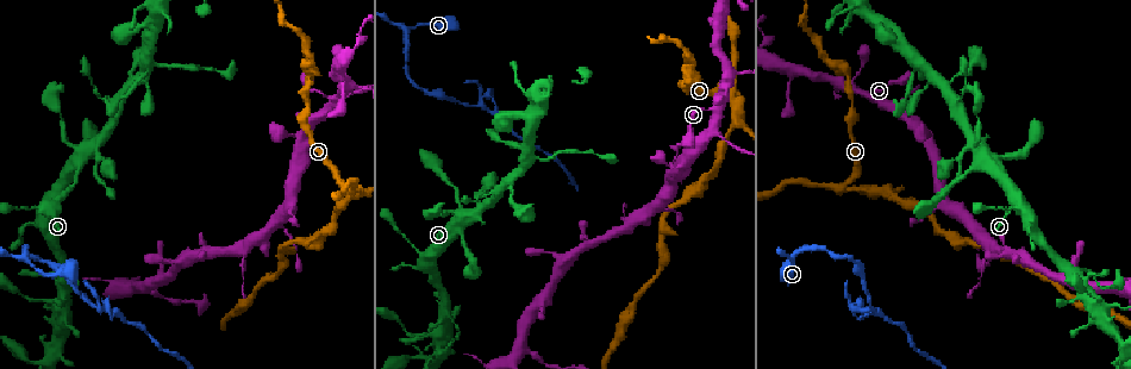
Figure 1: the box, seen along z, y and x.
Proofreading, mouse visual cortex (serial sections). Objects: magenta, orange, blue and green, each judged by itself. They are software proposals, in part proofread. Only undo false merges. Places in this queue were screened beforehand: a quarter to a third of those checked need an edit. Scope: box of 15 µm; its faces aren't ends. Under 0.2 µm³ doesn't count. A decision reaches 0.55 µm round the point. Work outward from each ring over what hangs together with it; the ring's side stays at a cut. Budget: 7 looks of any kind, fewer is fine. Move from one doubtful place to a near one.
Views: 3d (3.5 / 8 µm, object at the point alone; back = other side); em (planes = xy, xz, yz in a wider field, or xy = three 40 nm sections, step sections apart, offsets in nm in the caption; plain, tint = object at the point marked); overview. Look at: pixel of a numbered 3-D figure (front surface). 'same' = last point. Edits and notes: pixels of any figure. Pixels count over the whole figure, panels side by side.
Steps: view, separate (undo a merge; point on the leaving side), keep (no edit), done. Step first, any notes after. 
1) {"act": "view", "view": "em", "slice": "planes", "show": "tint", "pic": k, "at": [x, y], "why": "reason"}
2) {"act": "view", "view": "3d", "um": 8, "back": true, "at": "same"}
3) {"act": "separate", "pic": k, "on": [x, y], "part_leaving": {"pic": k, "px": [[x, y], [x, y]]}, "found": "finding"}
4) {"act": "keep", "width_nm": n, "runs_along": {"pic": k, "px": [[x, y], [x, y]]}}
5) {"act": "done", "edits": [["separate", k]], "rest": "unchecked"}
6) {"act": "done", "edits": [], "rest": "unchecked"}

{"act": "view", "view": "3d", "um": 3.5, "back": true, "pic": 1, "at": [841, 189], "why": "branch point"}

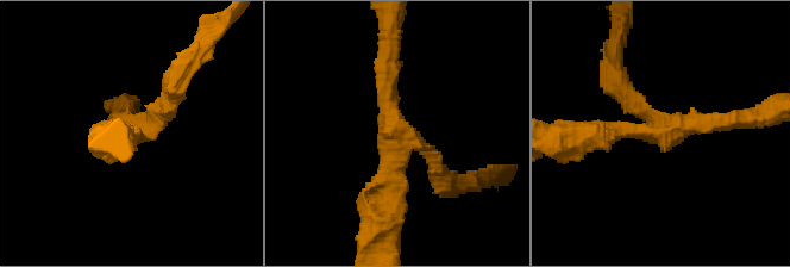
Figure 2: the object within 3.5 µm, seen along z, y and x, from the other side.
{"act": "view", "view": "em", "slice": "xy", "step": 5, "show": "tint", "pic": 2, "at": [414, 138], "arms": 3, "arm_widths_nm": [200, 250, 250]}

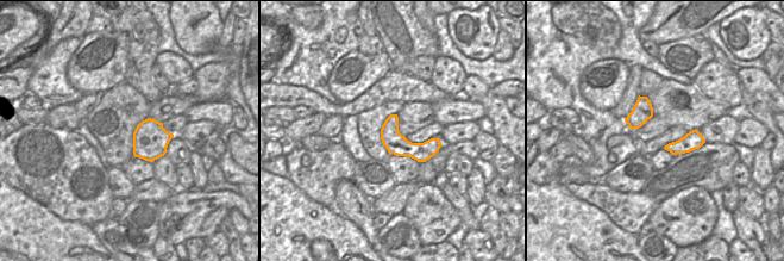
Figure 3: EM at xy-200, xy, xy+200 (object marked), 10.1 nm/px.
{"act": "view", "view": "em", "slice": "xy", "step": 2, "show": "tint", "at": "same", "why": "cut it another way"}

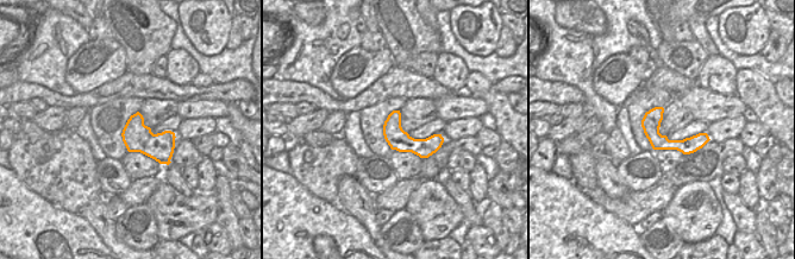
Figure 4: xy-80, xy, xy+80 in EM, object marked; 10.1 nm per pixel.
{"act": "keep", "runs_along": {"pic": 2, "px": [[182, 70], [160, 118], [127, 132]]}, "found": "all the same cell"}

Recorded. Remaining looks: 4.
{"act": "view", "view": "3d", "um": 8, "pic": 1, "at": [727, 76], "why": "three arms meet"}

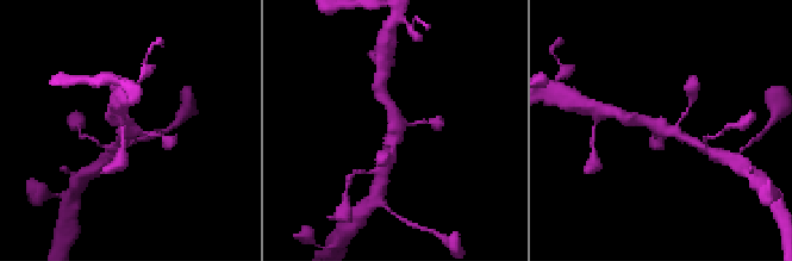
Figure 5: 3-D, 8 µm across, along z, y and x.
{"act": "view", "view": "em", "slice": "xy", "step": 5, "show": "tint", "pic": 5, "at": [662, 132]}

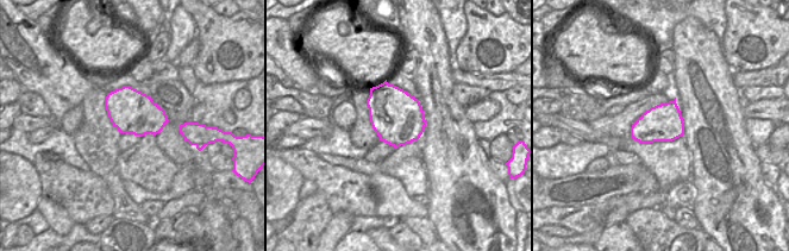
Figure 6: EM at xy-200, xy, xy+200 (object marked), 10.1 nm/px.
{"act": "keep", "runs_along": {"pic": 5, "px": [[693, 142], [635, 119]]}, "found": "one cell here"}

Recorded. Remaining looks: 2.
{"act": "view", "view": "3d", "um": 3.5, "pic": 1, "at": [409, 29], "why": "three-way junction"}

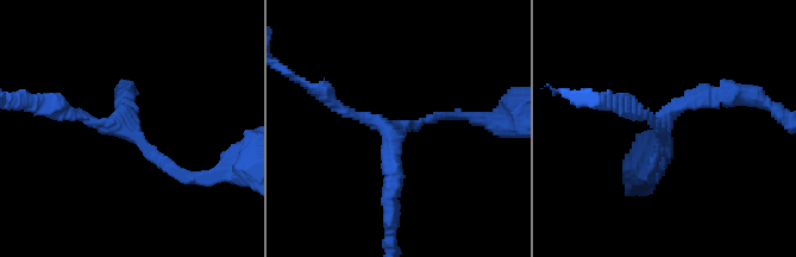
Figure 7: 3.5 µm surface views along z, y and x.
{"act": "view", "view": "em", "slice": "xy", "step": 5, "show": "tint", "pic": 7, "at": [666, 122], "arms": 3, "arm_widths_nm": [150, 150, 250]}

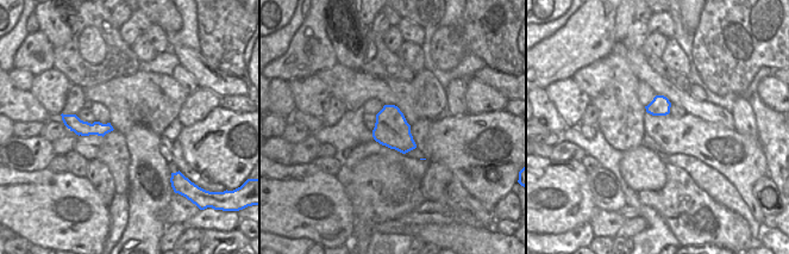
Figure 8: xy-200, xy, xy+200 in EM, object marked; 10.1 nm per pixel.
{"act": "keep", "runs_along": {"pic": 7, "px": [[651, 179], [678, 106], [731, 94]]}, "found": "one cell here"}

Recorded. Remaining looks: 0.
{"act": "done", "edits": [], "rest": "unchecked"}

